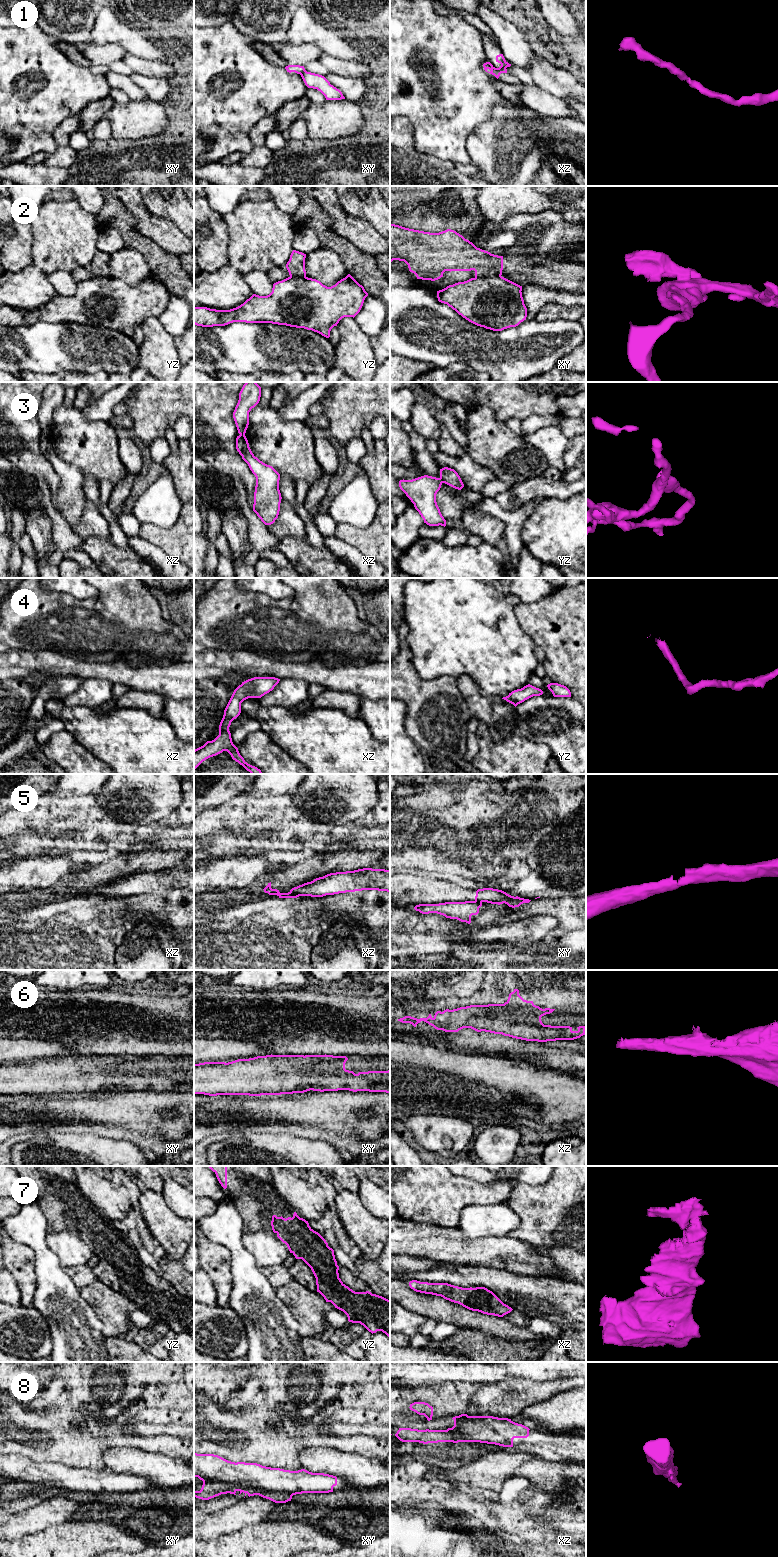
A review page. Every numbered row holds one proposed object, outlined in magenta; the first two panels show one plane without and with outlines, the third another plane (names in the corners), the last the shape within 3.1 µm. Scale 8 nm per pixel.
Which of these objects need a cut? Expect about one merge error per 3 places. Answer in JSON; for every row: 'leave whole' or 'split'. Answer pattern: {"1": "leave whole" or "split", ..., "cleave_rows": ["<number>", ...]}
{"1": "split", "2": "split", "3": "split", "4": "leave whole", "5": "split", "6": "leave whole", "7": "leave whole", "8": "split", "cleave_rows": ["1", "2", "3", "5", "8"]}

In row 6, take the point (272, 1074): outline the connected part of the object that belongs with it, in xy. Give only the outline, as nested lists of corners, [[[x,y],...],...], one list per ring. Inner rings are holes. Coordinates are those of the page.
[[[266,1055],[232,1062],[194,1064],[194,1094],[281,1095],[313,1091],[349,1090],[390,1094],[390,1070],[355,1074],[345,1069],[346,1056],[333,1055]]]

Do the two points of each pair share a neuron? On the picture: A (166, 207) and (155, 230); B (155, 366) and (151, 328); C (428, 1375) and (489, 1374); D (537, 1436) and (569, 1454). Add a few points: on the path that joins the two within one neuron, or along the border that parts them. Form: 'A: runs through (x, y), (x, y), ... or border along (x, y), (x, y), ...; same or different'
A: border along (143, 202), (150, 212), (169, 219), (181, 230); different
B: runs through (155, 357), (155, 337); same
C: runs through (443, 1372), (474, 1372); same
D: runs through (545, 1441), (553, 1447), (561, 1447); same

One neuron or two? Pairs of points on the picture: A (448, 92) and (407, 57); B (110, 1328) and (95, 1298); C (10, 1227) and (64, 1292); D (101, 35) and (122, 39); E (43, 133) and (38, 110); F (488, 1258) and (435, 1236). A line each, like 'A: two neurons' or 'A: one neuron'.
A: one neuron
B: one neuron
C: one neuron
D: one neuron
E: one neuron
F: one neuron

